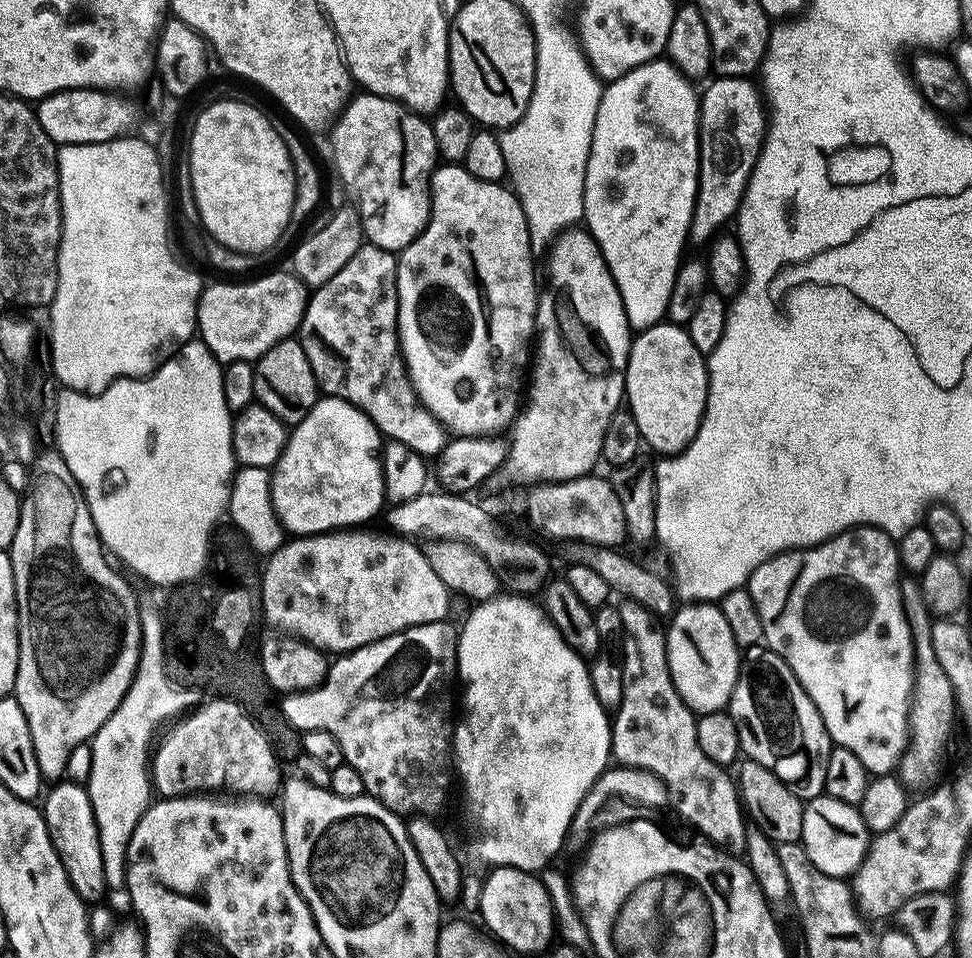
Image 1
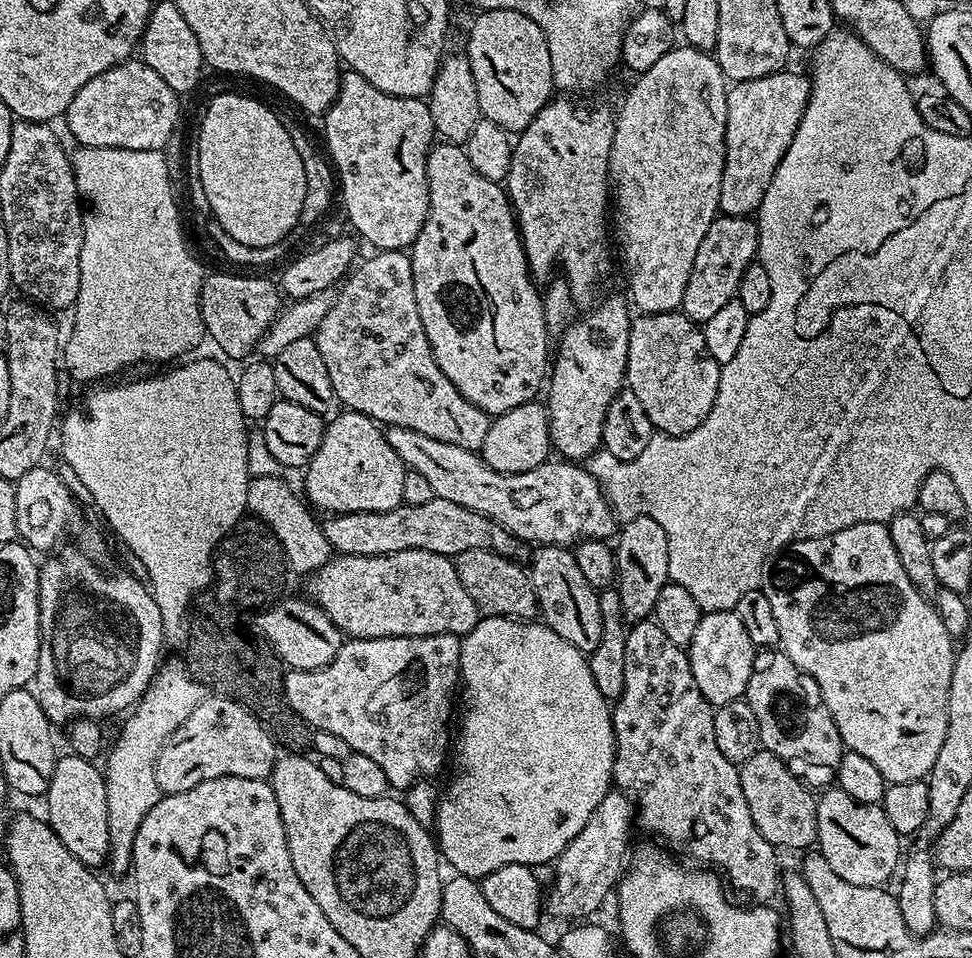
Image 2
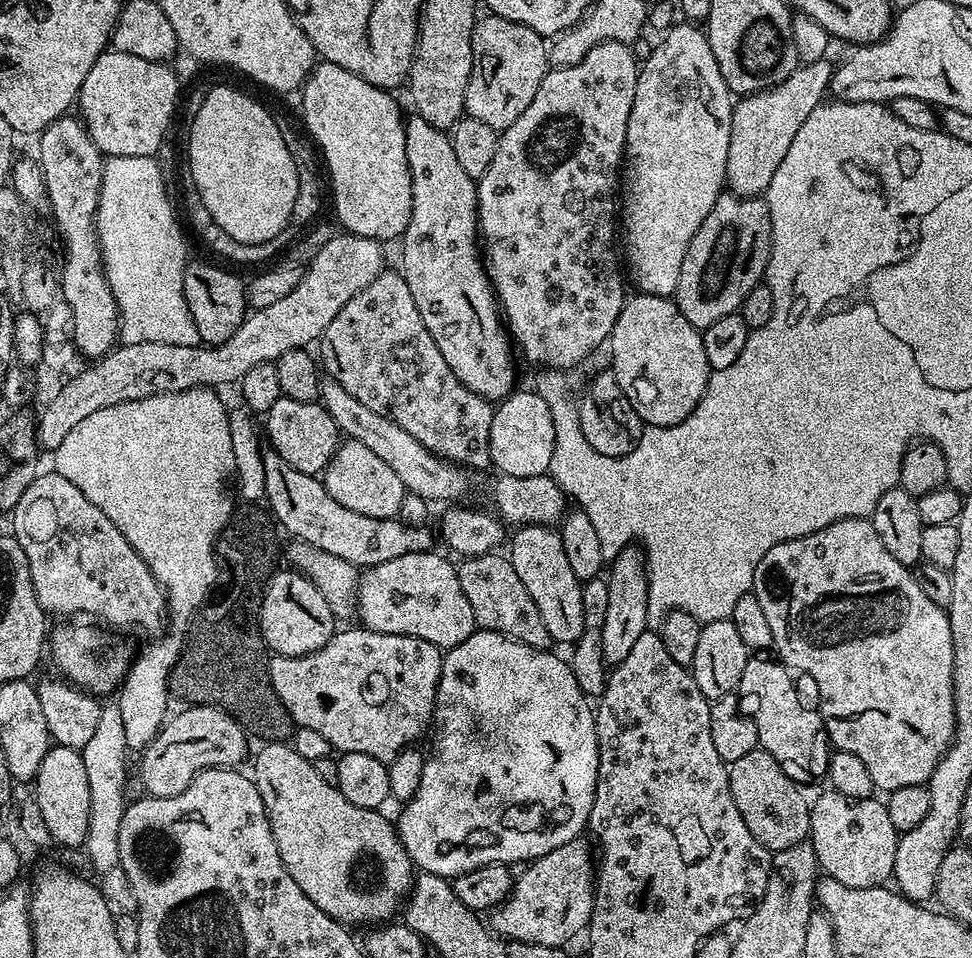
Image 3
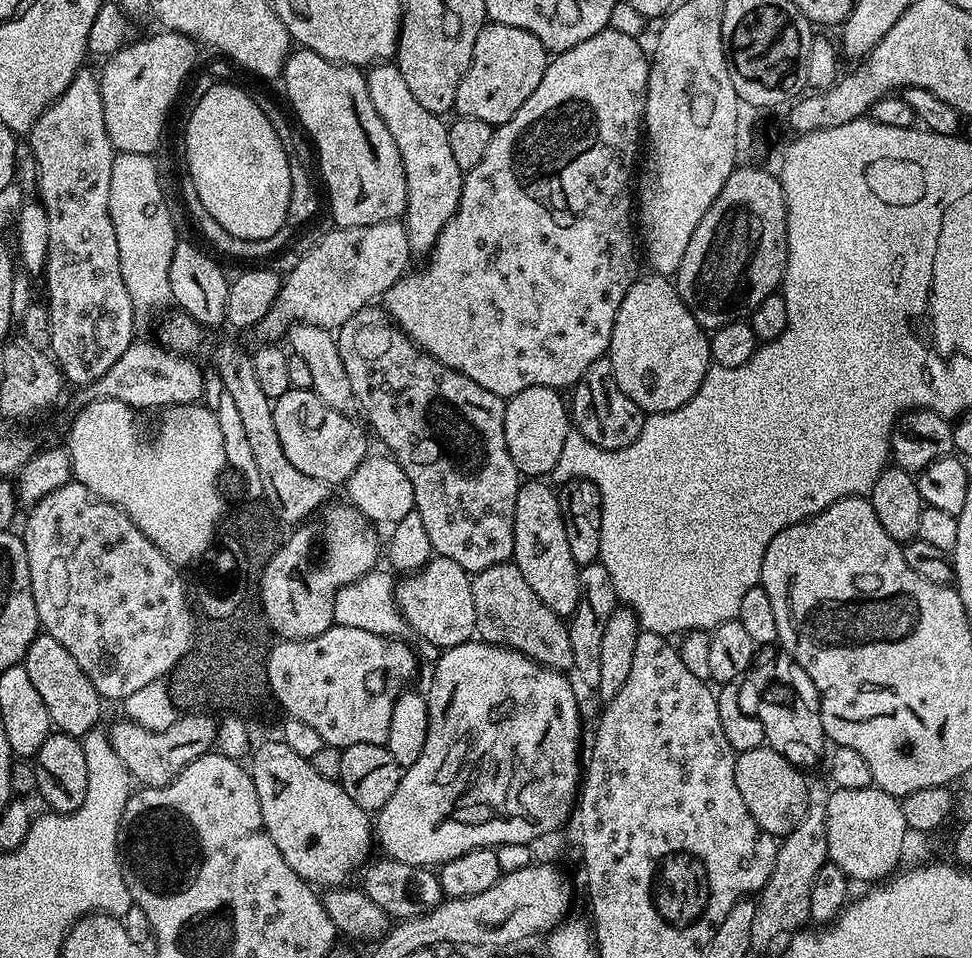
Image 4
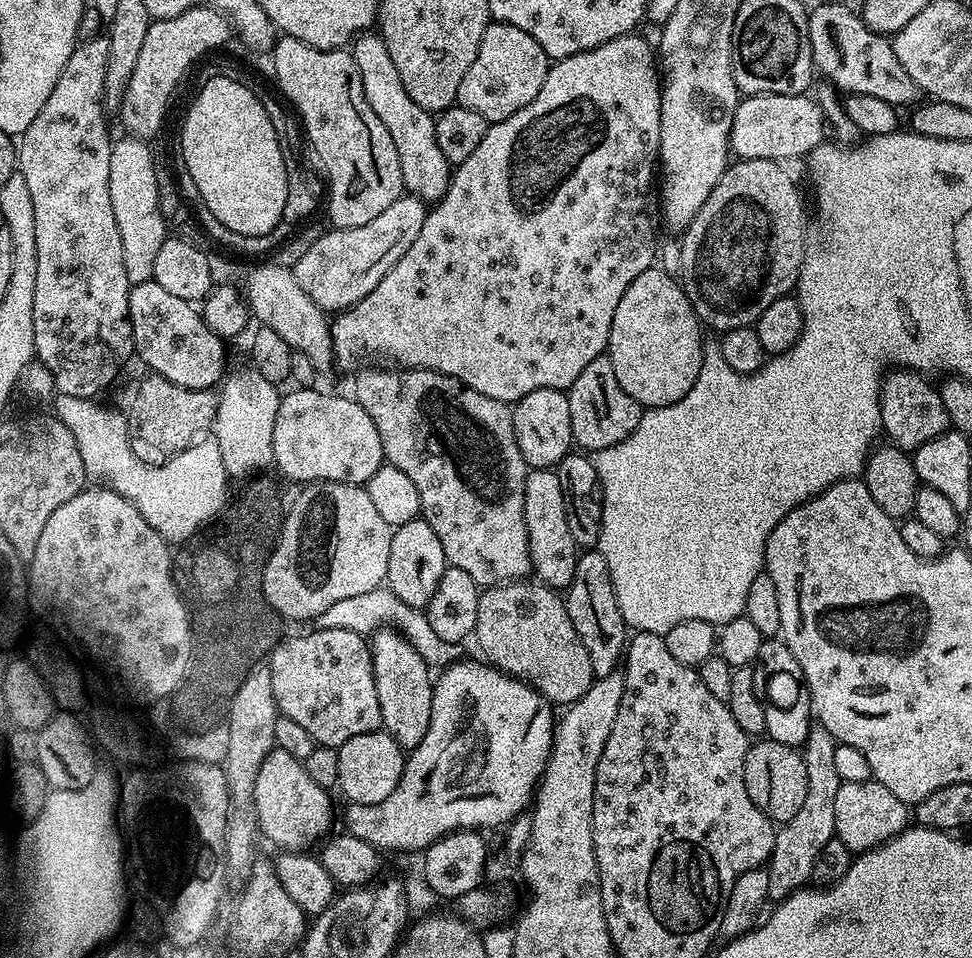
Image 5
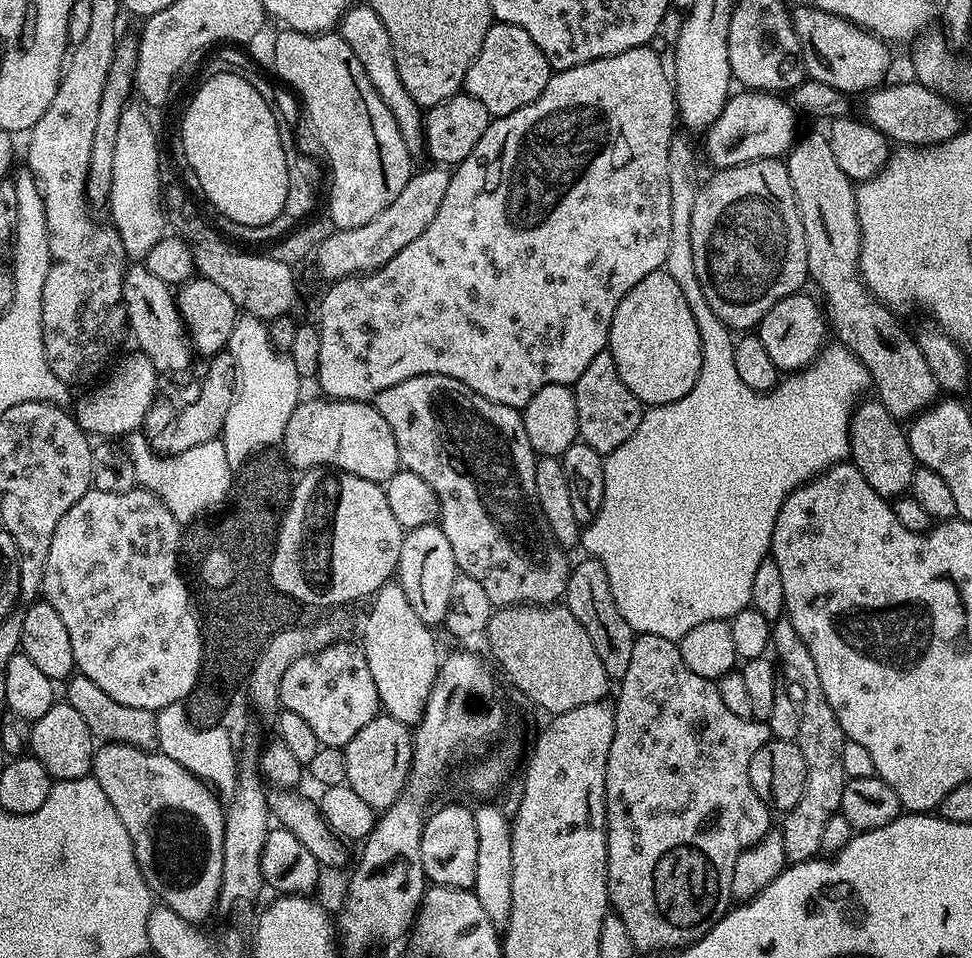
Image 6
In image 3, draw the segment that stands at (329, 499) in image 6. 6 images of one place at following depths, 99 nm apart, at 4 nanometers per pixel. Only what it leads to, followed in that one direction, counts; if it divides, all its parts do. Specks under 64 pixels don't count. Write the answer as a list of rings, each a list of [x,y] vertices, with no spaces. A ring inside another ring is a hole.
[[[286,570],[282,576],[272,579],[271,591],[264,603],[264,615],[261,624],[261,636],[268,646],[268,651],[277,656],[305,656],[310,654],[314,650],[326,646],[326,642],[338,628],[337,621],[332,615],[330,602],[326,602],[326,598],[322,598],[322,590],[318,590],[318,586],[314,586],[311,578],[304,575],[303,572],[295,570]]]

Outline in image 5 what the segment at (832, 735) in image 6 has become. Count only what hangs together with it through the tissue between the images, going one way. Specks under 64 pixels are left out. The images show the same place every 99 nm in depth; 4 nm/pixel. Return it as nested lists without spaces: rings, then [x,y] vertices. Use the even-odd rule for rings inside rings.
[[[819,722],[813,723],[808,731],[806,742],[802,745],[802,755],[806,762],[806,799],[798,809],[798,814],[785,824],[779,825],[774,838],[774,850],[766,865],[770,878],[770,897],[773,901],[785,900],[793,892],[799,892],[811,881],[814,862],[826,842],[836,835],[834,826],[834,801],[842,781],[838,778],[838,769],[834,763],[836,739]]]

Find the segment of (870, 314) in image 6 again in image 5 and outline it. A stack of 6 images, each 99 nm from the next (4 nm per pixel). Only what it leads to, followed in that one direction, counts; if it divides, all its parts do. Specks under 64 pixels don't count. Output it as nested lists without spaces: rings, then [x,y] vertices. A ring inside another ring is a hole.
[[[892,370],[885,375],[880,386],[880,426],[883,435],[888,435],[887,443],[891,447],[900,448],[903,452],[912,454],[926,442],[930,442],[949,431],[950,425],[946,406],[942,406],[942,398],[937,385],[931,384],[928,380],[931,379],[911,370]]]

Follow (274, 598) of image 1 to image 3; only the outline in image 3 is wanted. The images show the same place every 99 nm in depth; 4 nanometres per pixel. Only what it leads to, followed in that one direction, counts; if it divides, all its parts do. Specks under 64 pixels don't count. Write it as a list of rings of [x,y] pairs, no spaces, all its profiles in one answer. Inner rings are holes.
[[[436,550],[402,554],[402,558],[390,558],[390,562],[376,564],[363,569],[356,586],[356,607],[359,623],[372,632],[398,634],[422,638],[441,650],[447,650],[466,642],[472,632],[477,631],[474,610],[462,594],[462,585],[458,582],[457,565],[447,560],[447,555],[439,556]]]

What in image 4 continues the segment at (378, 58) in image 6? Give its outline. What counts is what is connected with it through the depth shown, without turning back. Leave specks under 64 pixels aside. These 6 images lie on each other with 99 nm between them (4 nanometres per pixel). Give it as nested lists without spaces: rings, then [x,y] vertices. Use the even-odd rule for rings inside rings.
[[[395,62],[371,65],[366,75],[370,102],[374,102],[378,118],[386,122],[386,130],[390,130],[390,138],[394,138],[394,146],[398,146],[398,154],[404,163],[408,211],[404,213],[402,223],[408,232],[408,245],[413,253],[427,254],[435,246],[446,222],[450,222],[458,210],[462,198],[464,173],[458,162],[454,162],[454,154],[450,151],[448,124],[440,121],[443,119],[437,113],[419,104]]]

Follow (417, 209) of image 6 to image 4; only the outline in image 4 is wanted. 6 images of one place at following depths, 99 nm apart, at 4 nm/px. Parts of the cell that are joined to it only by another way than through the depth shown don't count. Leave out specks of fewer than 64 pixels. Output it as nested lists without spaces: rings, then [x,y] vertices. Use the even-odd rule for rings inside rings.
[[[387,220],[370,226],[354,226],[353,228],[333,227],[332,232],[325,234],[321,240],[317,239],[311,250],[304,255],[302,262],[294,266],[283,277],[280,293],[276,304],[256,325],[255,335],[261,336],[261,341],[276,342],[287,337],[289,328],[293,324],[313,324],[329,330],[339,330],[358,310],[369,307],[375,298],[383,297],[390,286],[409,271],[408,256],[411,248],[408,245],[408,232],[400,220]]]

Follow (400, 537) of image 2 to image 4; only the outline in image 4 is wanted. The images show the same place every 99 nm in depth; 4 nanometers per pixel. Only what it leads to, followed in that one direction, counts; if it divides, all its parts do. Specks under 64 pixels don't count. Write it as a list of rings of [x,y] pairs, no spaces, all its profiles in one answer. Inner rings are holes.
[[[224,344],[212,356],[212,364],[224,383],[223,391],[234,398],[234,406],[238,406],[242,426],[246,430],[246,439],[250,441],[250,451],[254,453],[254,466],[258,466],[258,479],[262,481],[261,496],[271,501],[273,514],[285,525],[299,526],[305,520],[317,515],[322,506],[329,503],[330,485],[318,478],[310,478],[310,474],[302,474],[302,470],[294,470],[282,451],[282,442],[278,442],[278,430],[274,430],[273,401],[262,394],[258,387],[258,378],[254,375],[251,355],[243,352],[236,344]]]

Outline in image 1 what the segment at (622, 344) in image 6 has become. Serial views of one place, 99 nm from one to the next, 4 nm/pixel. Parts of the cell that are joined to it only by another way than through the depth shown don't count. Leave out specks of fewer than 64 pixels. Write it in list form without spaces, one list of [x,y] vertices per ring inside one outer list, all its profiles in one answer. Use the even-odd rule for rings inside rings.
[[[661,322],[637,331],[624,371],[627,411],[638,422],[640,439],[656,454],[679,454],[698,434],[708,401],[708,366],[705,353],[694,346],[687,327]]]

